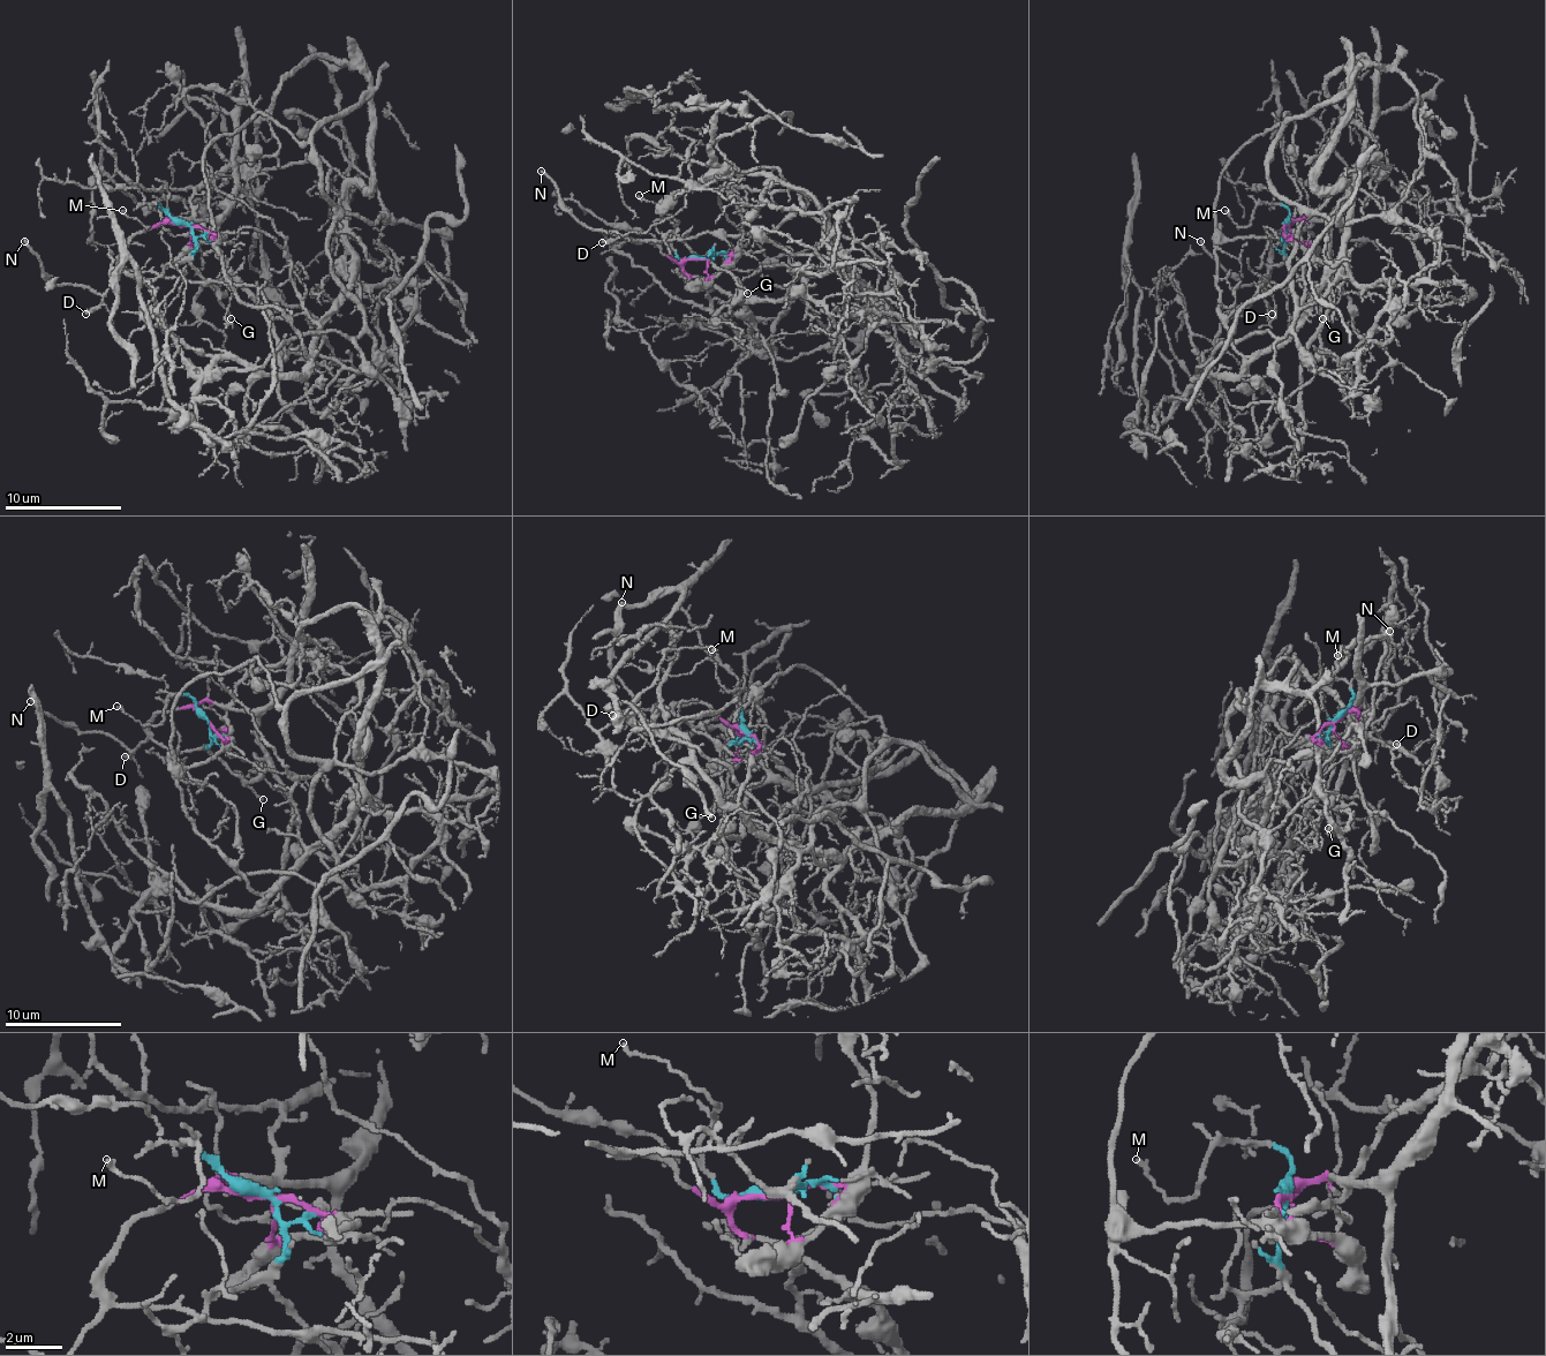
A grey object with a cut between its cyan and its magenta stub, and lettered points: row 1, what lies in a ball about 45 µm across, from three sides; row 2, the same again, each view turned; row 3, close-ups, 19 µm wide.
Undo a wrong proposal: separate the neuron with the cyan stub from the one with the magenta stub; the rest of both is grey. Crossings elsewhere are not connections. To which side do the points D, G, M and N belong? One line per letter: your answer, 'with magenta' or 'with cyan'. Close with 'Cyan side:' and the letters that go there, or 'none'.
D: with magenta
G: with cyan
M: with cyan
N: with magenta
Cyan side: G, M

